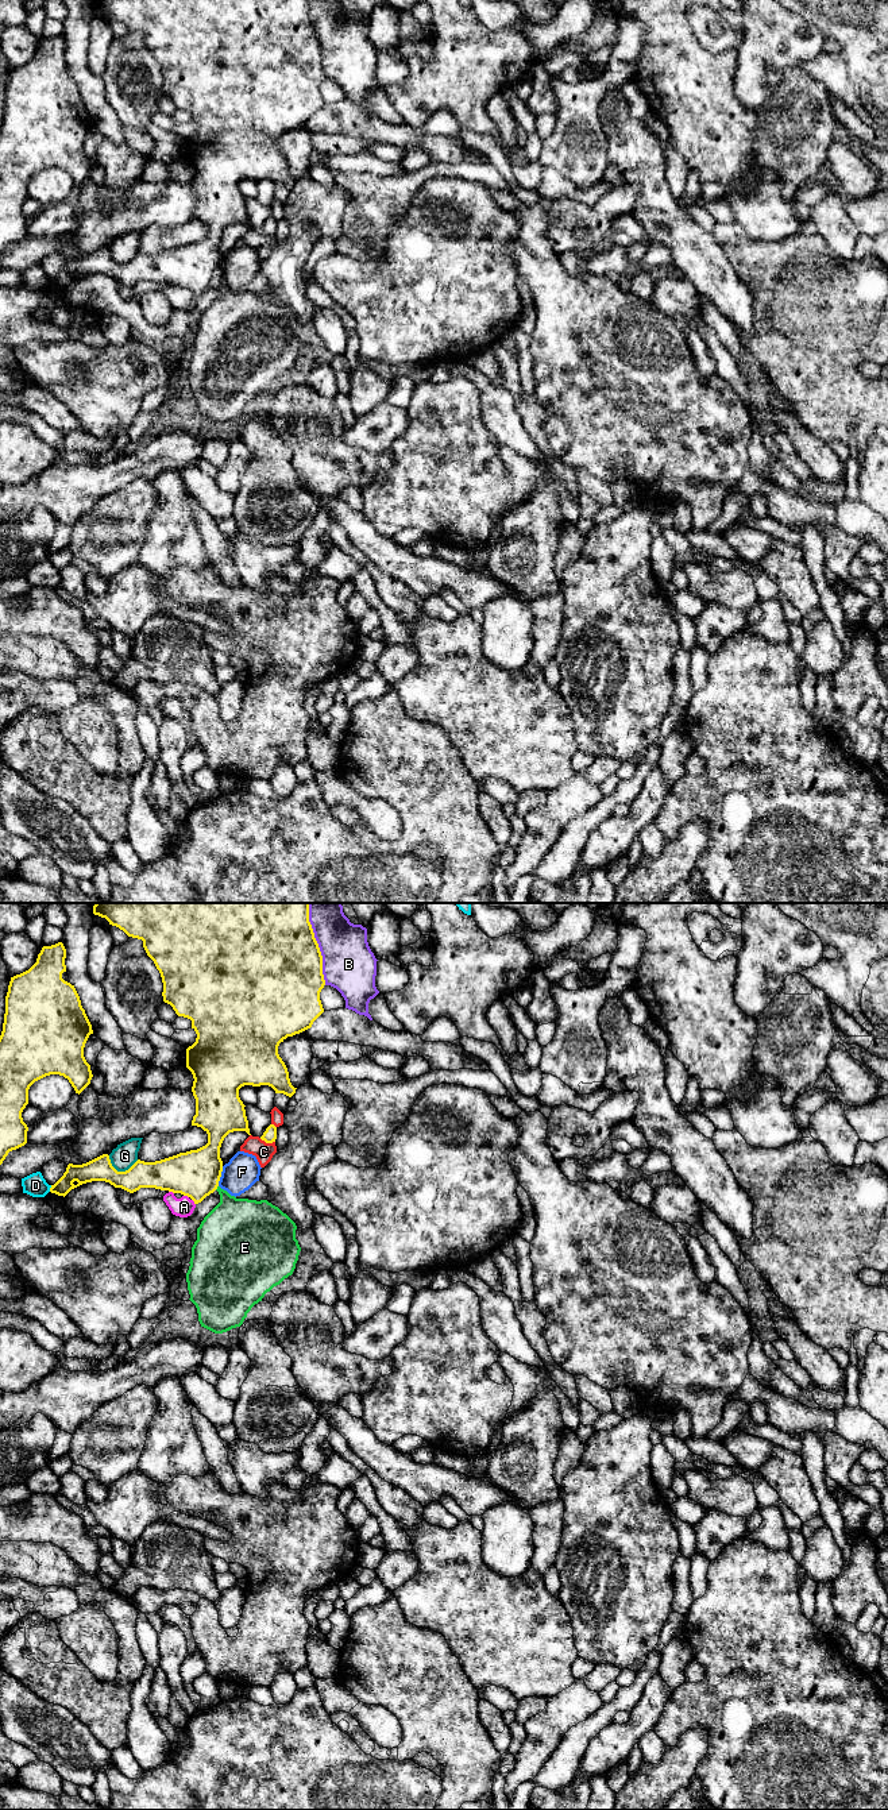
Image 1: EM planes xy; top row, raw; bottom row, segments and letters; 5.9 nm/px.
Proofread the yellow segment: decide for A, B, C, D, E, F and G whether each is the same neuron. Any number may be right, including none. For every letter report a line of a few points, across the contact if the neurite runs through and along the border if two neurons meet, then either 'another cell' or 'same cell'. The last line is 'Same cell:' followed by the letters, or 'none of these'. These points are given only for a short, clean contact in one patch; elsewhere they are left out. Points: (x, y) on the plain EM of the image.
A: line xy (169, 284), (173, 286); another cell
B: another cell
C: another cell
D: another cell
E: another cell
F: line xy (223, 259), (217, 278); another cell
G: another cell
Same cell: none of these

